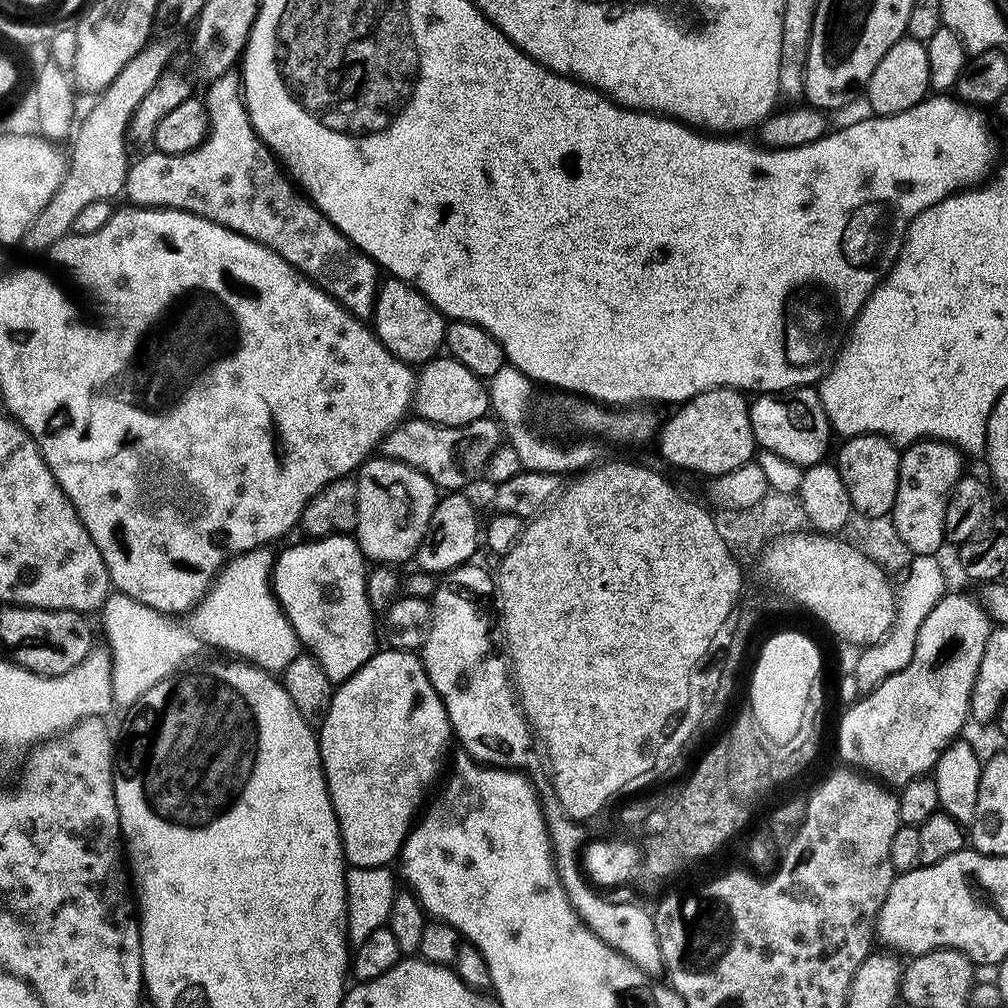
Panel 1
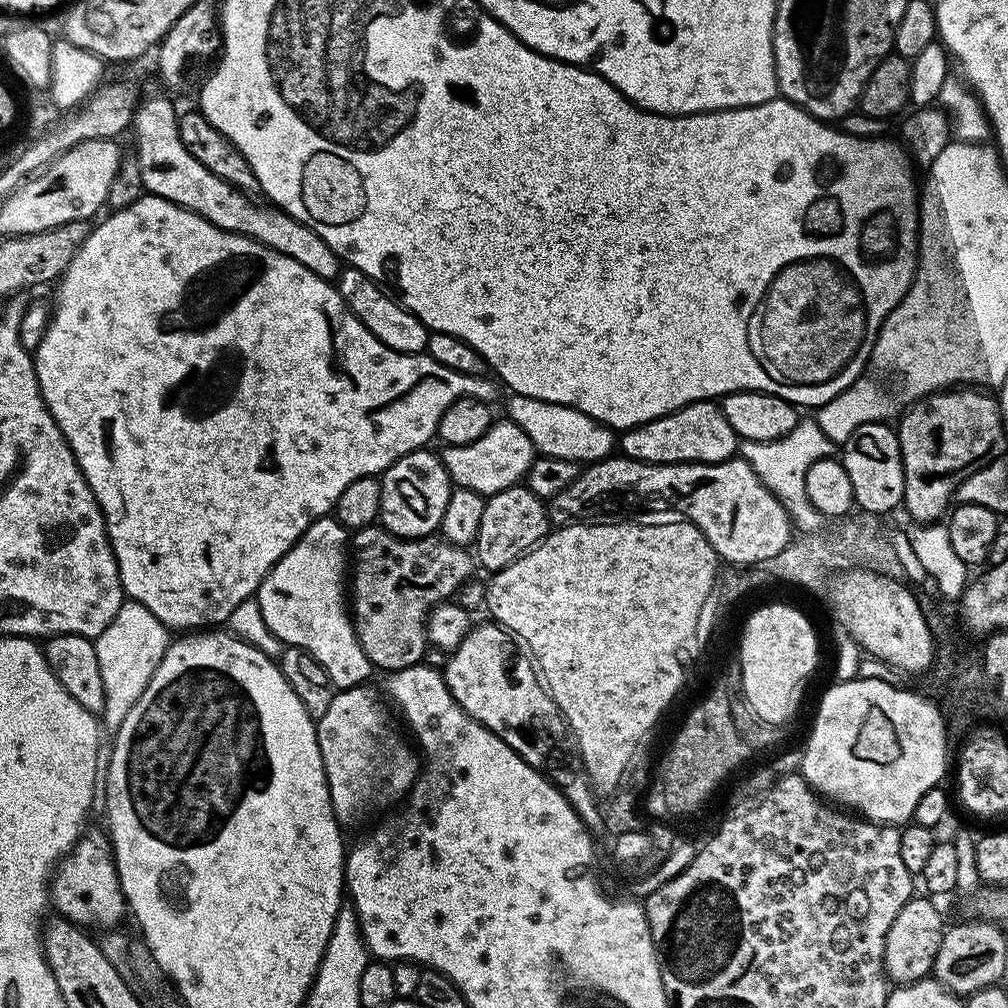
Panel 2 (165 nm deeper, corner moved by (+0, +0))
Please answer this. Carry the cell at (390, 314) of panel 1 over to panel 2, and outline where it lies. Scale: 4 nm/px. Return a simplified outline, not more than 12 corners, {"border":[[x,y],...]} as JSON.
{"border":[[351,266],[334,283],[342,302],[395,352],[427,349],[427,326]]}

